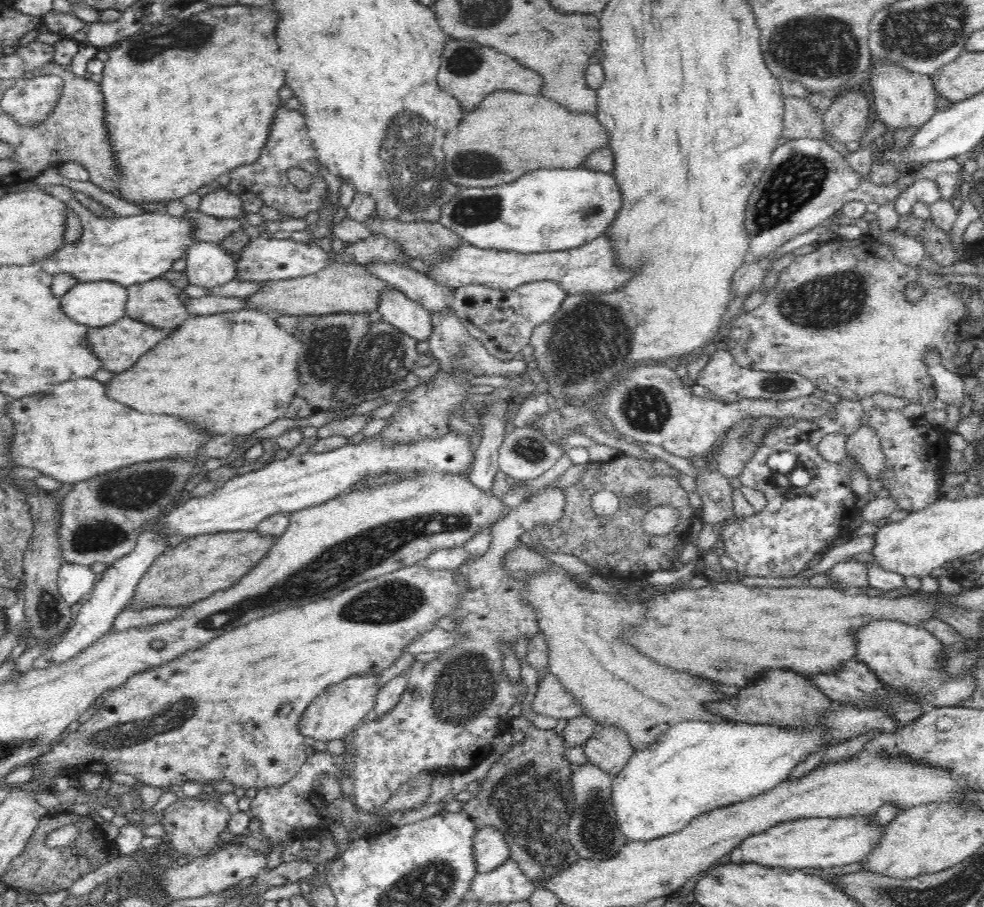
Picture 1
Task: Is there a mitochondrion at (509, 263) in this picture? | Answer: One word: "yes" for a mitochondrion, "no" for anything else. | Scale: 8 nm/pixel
no

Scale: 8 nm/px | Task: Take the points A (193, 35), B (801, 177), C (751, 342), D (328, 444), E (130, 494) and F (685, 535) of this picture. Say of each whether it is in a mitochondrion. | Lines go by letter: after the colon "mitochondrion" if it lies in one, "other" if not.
A: mitochondrion
B: mitochondrion
C: other
D: other
E: mitochondrion
F: other

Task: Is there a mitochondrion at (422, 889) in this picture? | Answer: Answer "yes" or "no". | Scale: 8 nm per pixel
yes

